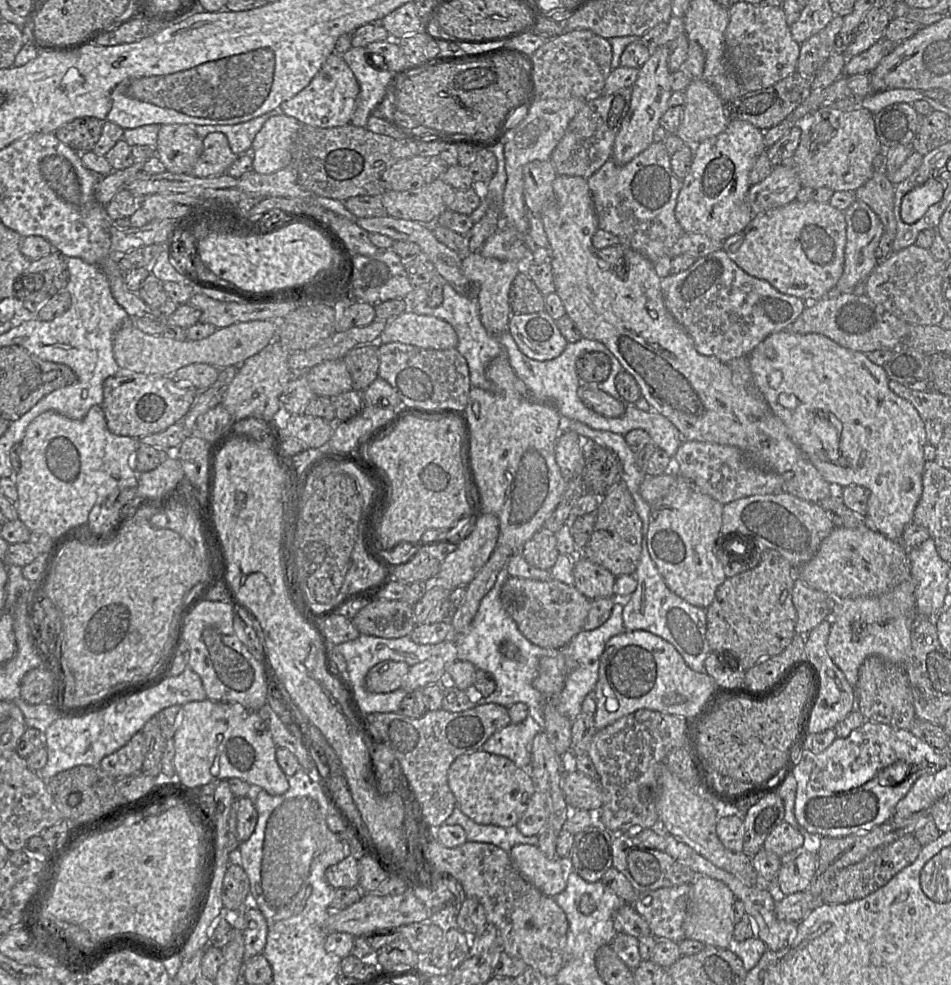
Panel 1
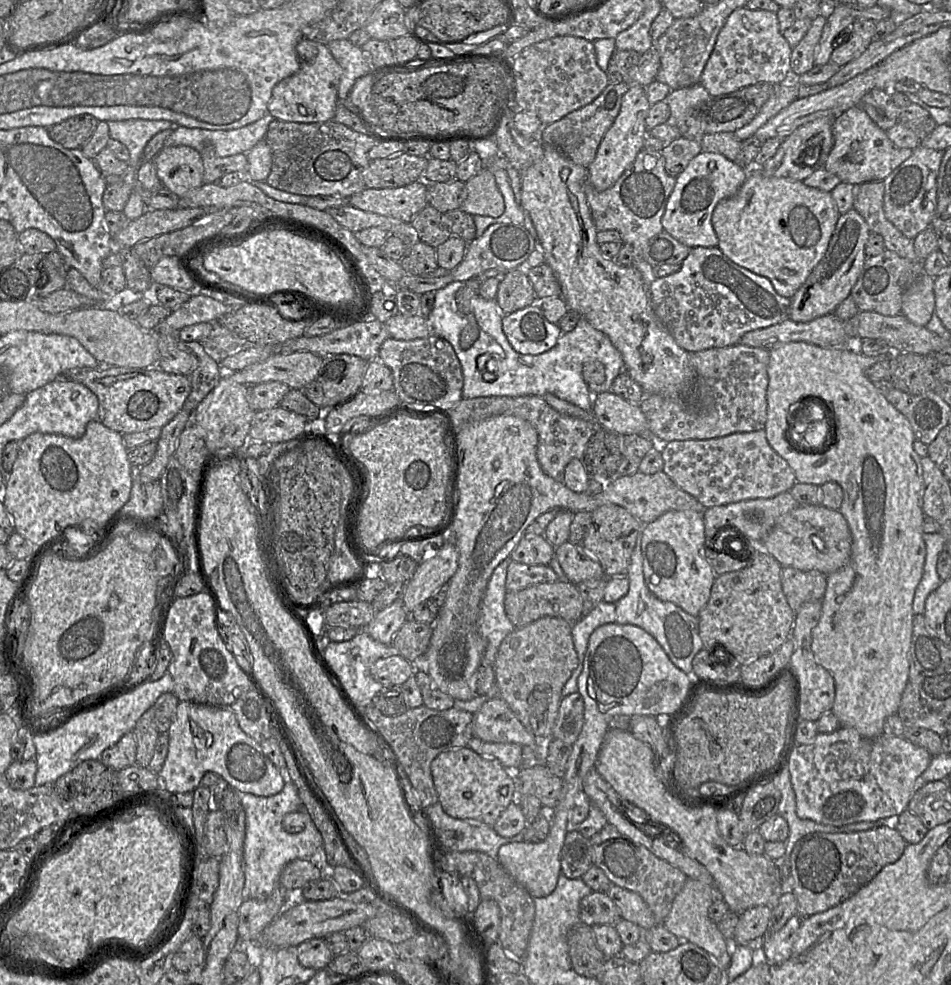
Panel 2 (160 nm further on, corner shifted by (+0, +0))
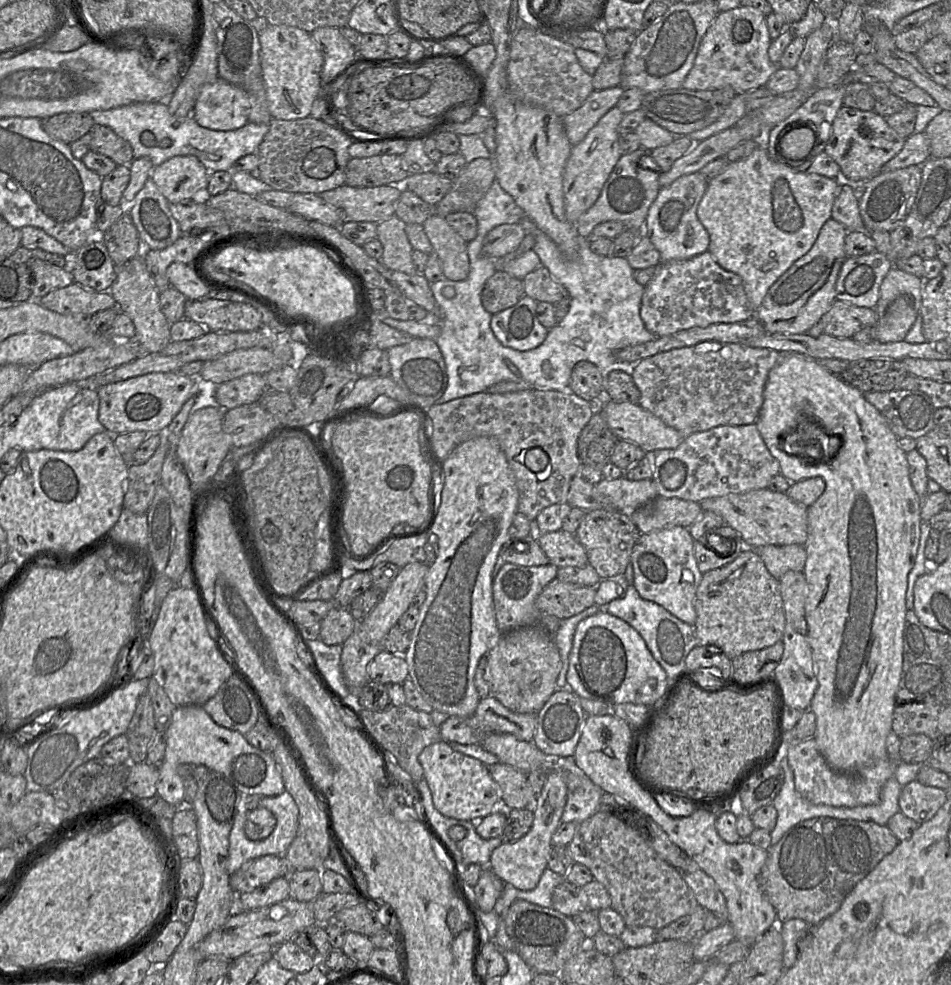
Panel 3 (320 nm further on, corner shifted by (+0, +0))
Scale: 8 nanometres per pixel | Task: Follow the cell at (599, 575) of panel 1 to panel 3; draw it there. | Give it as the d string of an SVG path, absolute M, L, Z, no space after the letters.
M560 529L541 534L537 542L550 563L558 568L566 566L583 567L589 564L585 548L574 534Z

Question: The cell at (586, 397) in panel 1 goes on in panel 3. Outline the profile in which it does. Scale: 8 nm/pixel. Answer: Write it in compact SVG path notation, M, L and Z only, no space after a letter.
M605 399L600 409L619 440L635 443L646 452L677 448L687 437L639 404Z

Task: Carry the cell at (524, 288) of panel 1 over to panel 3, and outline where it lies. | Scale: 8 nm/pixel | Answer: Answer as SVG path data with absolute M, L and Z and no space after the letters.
M496 271L484 284L481 303L487 312L494 315L516 305L524 295L523 279Z

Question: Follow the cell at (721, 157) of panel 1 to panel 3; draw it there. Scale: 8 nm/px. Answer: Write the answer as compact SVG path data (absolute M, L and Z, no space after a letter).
M699 171L681 176L669 186L661 188L656 199L650 206L643 228L643 234L649 238L660 253L662 263L671 260L690 259L708 251L709 235L697 218L697 207L707 189L708 180Z

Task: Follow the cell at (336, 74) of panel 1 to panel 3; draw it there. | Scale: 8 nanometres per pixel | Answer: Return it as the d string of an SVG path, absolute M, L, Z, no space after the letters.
M259 17L258 26L260 64L272 118L289 121L310 117L312 105L321 95L322 52L311 34L305 30L266 24Z

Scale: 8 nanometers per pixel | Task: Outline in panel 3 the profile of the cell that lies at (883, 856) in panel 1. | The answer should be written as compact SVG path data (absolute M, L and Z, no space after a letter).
M817 817L804 820L790 828L777 844L771 845L768 857L759 875L759 886L763 895L775 908L777 923L790 919L802 919L816 926L835 913L843 900L900 841L887 825L872 821L841 820Z

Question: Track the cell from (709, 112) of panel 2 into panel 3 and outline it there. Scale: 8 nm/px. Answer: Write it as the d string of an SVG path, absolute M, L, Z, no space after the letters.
M730 87L712 91L693 91L684 88L658 90L644 95L640 109L646 118L662 128L676 136L686 136L715 122L737 95L738 93Z

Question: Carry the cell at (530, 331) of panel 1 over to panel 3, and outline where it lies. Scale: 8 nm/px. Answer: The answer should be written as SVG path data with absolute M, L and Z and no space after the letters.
M524 295L516 305L492 315L491 330L503 346L527 351L546 339L549 329L537 318L537 303Z

